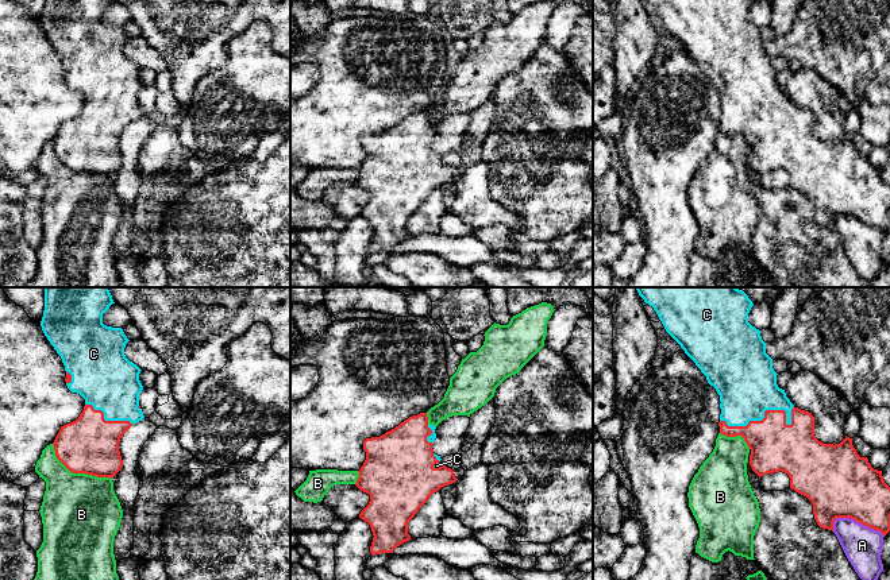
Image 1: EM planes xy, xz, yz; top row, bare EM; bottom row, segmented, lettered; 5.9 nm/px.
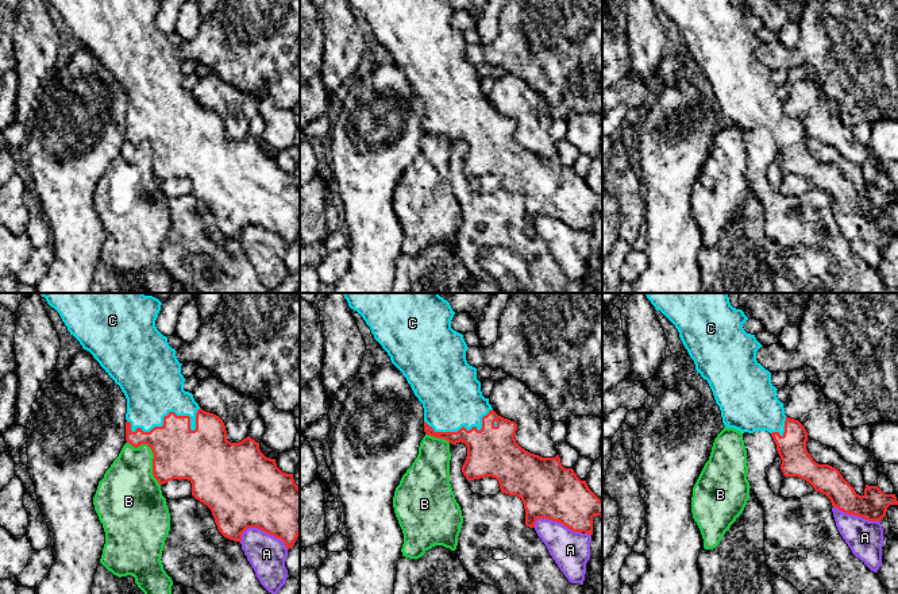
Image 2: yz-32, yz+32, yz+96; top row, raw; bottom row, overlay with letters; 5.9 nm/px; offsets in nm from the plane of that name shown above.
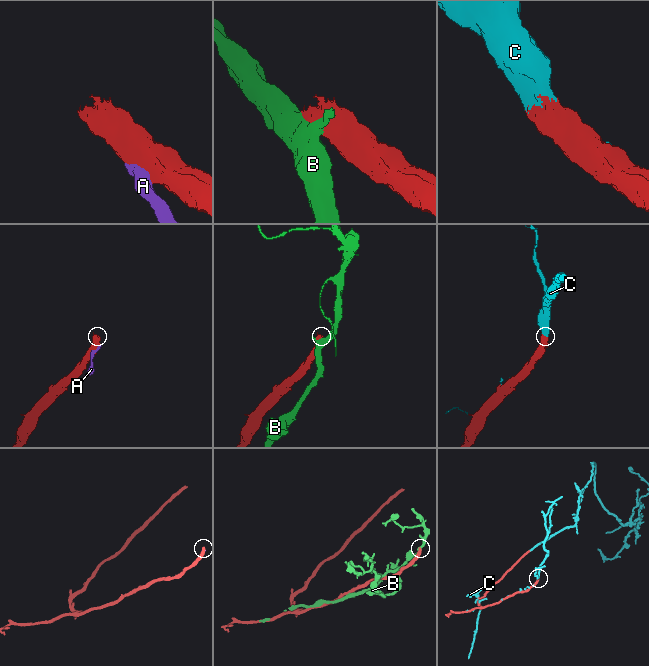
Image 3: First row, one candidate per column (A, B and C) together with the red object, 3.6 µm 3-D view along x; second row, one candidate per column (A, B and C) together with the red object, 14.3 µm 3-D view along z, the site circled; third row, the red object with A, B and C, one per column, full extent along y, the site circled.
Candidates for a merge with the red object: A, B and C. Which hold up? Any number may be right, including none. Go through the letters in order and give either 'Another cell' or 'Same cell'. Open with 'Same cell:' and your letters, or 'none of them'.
Same cell: C
A: Another cell
B: Another cell
C: Same cell

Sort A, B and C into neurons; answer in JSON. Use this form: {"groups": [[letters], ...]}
{"groups": [["A"], ["B"], ["C"]]}

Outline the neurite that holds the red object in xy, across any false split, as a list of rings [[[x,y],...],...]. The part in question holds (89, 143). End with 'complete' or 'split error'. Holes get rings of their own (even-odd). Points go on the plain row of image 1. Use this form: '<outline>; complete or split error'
[[[45,0],[42,28],[66,69],[66,84],[85,97],[80,115],[61,124],[53,143],[57,156],[73,171],[113,175],[123,165],[119,140],[123,132],[145,116],[139,104],[143,84],[140,66],[124,53],[130,39],[122,26],[103,22],[103,12],[115,0]]]; split error

